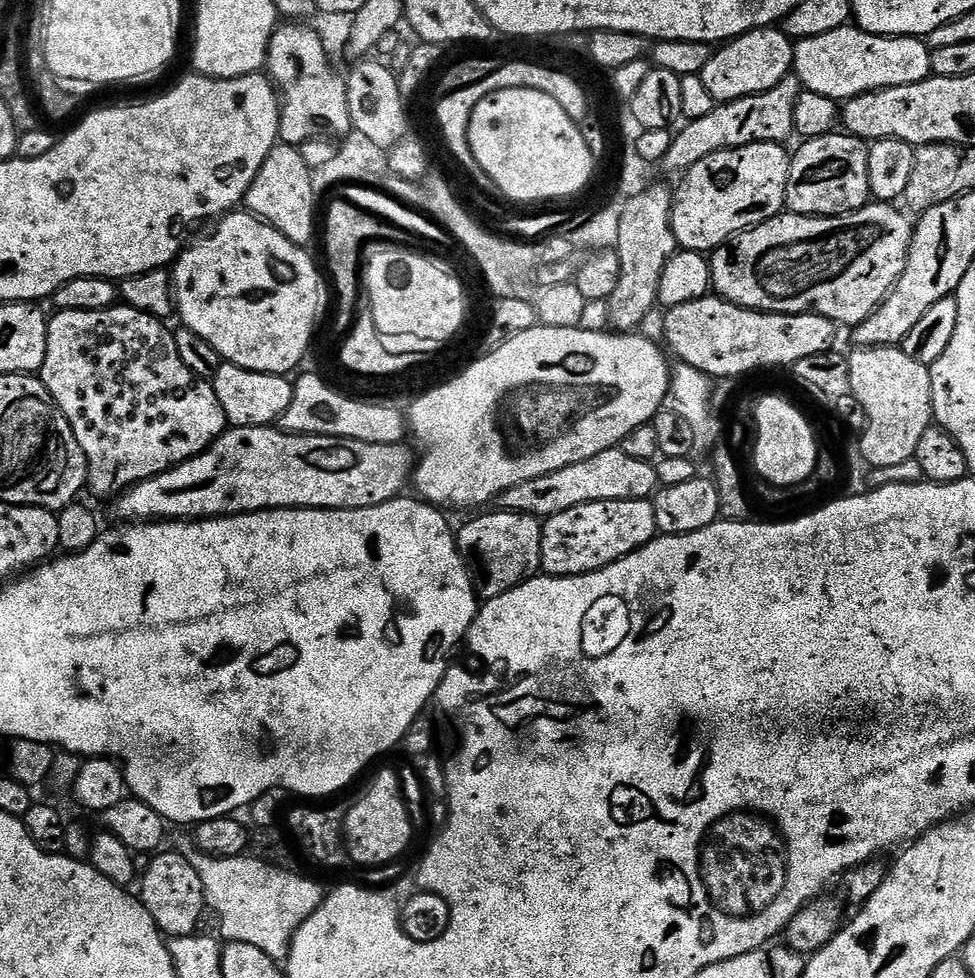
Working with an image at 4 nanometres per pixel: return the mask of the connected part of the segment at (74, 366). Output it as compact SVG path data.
M113 306L87 312L86 310L63 310L55 313L56 317L48 320L48 333L46 334L46 358L42 362L38 379L44 383L46 390L54 398L54 402L62 410L66 422L70 422L70 430L74 430L74 438L78 438L78 446L82 446L82 454L86 458L88 467L87 491L96 496L109 496L115 498L121 492L141 484L144 480L154 478L198 454L202 454L220 435L229 427L226 414L218 402L218 394L214 394L211 383L199 380L190 370L186 370L186 362L178 355L175 335L168 332L168 324L162 320L155 320L150 314L142 314L142 310L134 310L127 306Z

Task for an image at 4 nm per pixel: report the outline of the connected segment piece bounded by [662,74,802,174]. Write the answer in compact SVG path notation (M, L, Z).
M789 74L770 90L757 96L747 96L737 100L717 103L706 118L687 121L684 129L673 135L670 150L666 150L662 161L662 168L668 172L683 174L694 167L702 158L720 152L724 148L741 148L751 144L784 144L793 139L794 110L798 106L798 98L802 91L800 79Z

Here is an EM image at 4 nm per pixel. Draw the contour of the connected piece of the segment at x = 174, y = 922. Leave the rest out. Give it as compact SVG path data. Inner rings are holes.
M163 852L149 859L148 869L142 873L139 881L141 884L138 899L146 906L146 910L150 910L150 918L154 918L157 928L165 937L191 936L199 929L196 927L199 926L204 912L206 916L202 878L198 878L194 866L190 866L183 855L175 856L172 852Z

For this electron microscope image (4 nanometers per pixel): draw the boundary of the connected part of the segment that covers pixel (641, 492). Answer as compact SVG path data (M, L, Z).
M617 446L610 450L602 450L602 454L594 454L594 458L586 458L586 462L574 462L574 466L562 466L562 470L554 470L554 474L542 474L542 478L530 478L530 482L518 482L518 486L510 486L510 490L499 496L498 504L506 512L521 512L527 516L547 518L554 514L562 514L562 510L574 510L574 506L590 502L647 500L657 491L659 484L660 479L653 461L630 458L630 454L626 454Z

